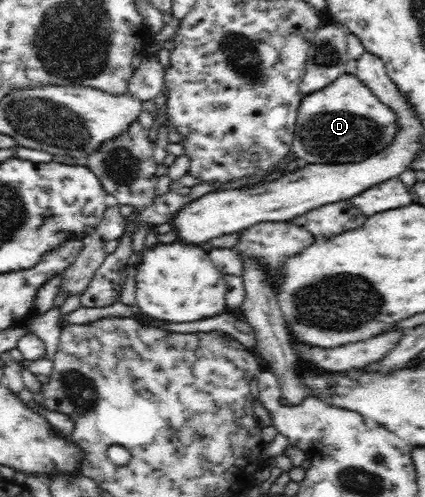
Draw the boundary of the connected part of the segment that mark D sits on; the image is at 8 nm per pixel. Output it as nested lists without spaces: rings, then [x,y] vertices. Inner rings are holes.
[[[344,74],[321,90],[306,93],[297,110],[297,120],[292,142],[293,161],[301,158],[307,164],[347,164],[384,150],[395,134],[400,131],[393,110],[386,107],[375,97],[367,85],[356,75]]]

